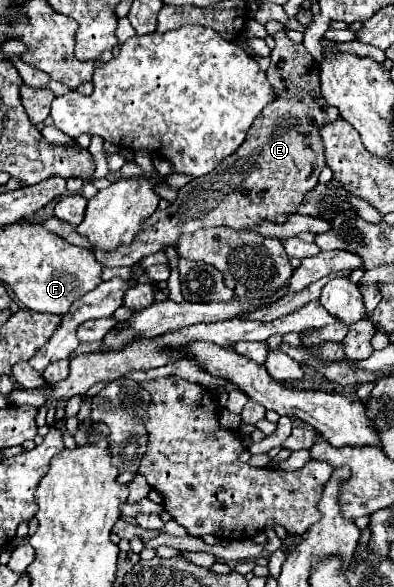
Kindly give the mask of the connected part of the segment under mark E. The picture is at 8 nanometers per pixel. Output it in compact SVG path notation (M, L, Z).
M286 31L274 33L272 37L276 41L276 47L270 53L272 63L270 63L266 75L268 75L270 85L276 91L276 99L272 103L268 103L262 109L262 113L256 117L256 121L252 123L248 137L240 145L240 149L234 155L230 155L228 159L224 159L212 173L208 173L204 177L196 177L188 185L184 185L178 193L176 203L162 209L162 211L156 211L144 223L144 229L136 235L136 239L128 247L116 247L116 251L108 251L108 255L104 255L104 251L96 251L94 257L100 265L132 267L134 263L138 263L142 257L146 257L150 253L164 251L168 245L176 247L176 241L180 235L192 233L196 229L226 225L236 231L244 231L244 229L262 225L264 221L272 221L272 223L280 225L288 219L288 215L296 213L298 205L304 201L304 195L316 187L318 175L326 165L324 147L322 147L322 139L318 135L318 129L326 123L332 123L338 117L338 111L336 111L336 107L328 105L328 101L322 97L320 75L318 75L320 65L316 59L312 59L312 55L308 55L308 51L304 51L304 45L290 41Z

